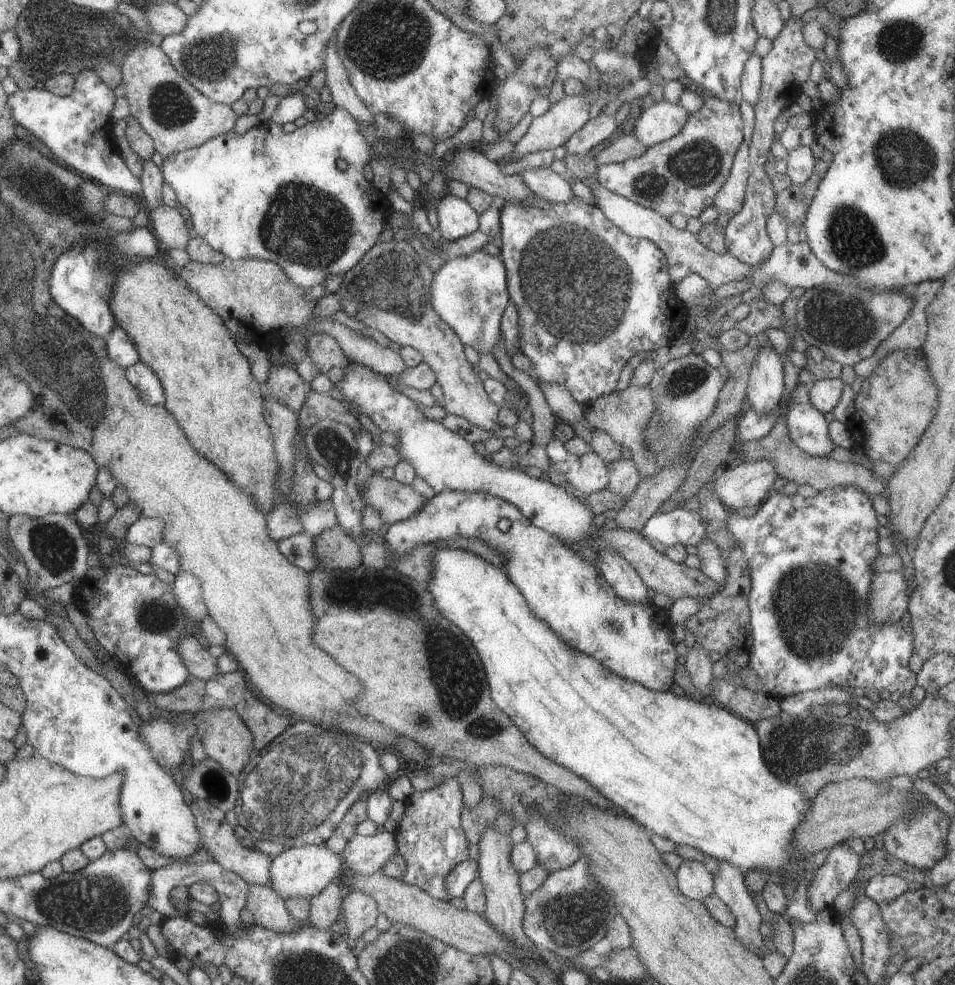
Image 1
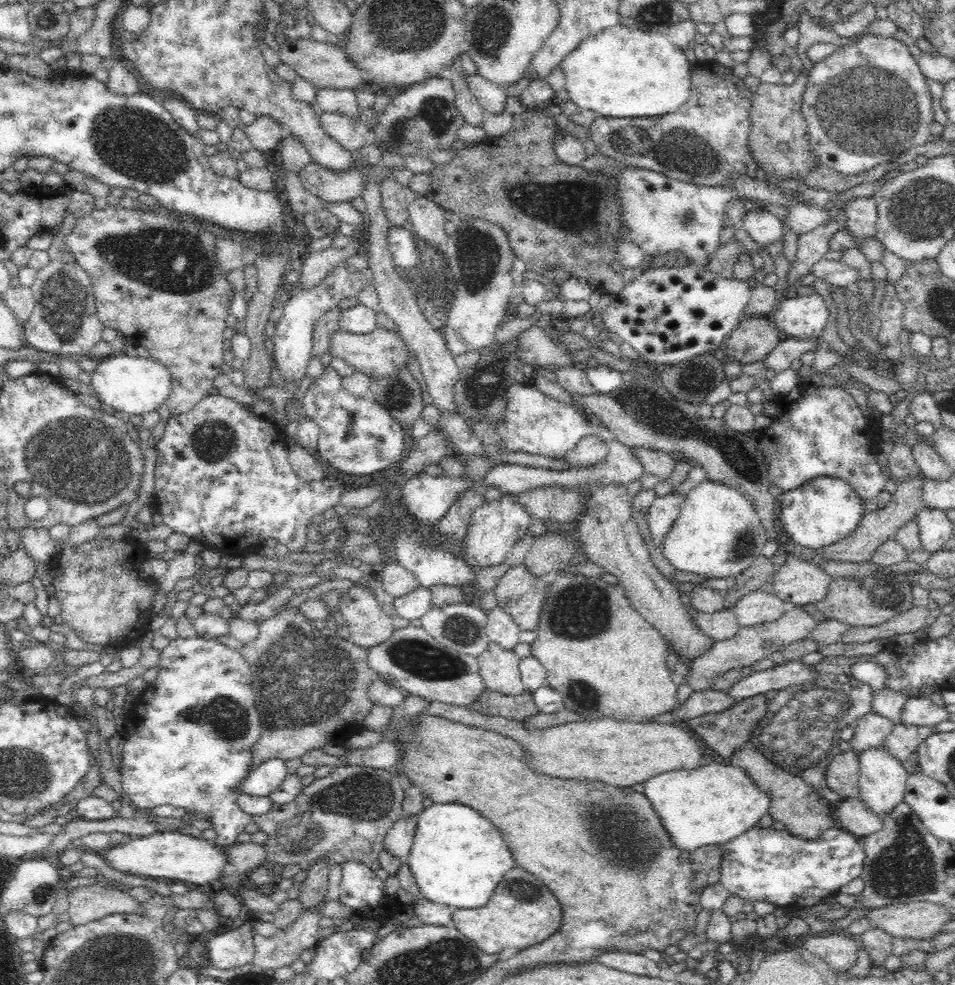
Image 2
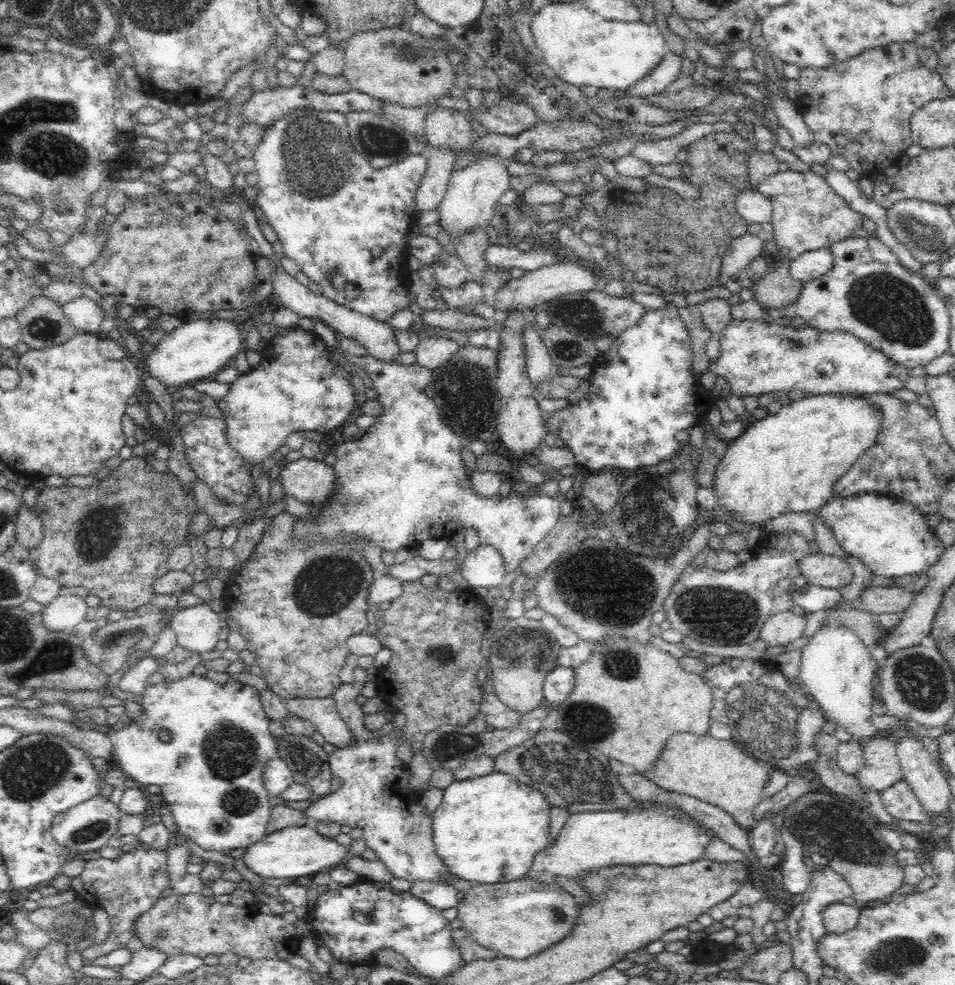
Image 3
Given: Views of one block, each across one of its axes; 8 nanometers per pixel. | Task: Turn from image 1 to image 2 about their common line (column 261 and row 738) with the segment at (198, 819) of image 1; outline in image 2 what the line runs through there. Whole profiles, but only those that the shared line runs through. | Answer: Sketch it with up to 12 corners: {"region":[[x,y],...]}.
{"region":[[871,708],[854,723],[857,754],[880,747],[896,725]]}

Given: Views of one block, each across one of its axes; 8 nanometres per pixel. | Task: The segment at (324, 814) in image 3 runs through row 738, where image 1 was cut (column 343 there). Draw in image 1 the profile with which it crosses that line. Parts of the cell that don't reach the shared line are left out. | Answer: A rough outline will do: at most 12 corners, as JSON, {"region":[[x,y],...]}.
{"region":[[381,374],[336,385],[435,494],[487,492],[560,540],[589,542],[583,497],[484,460]]}

